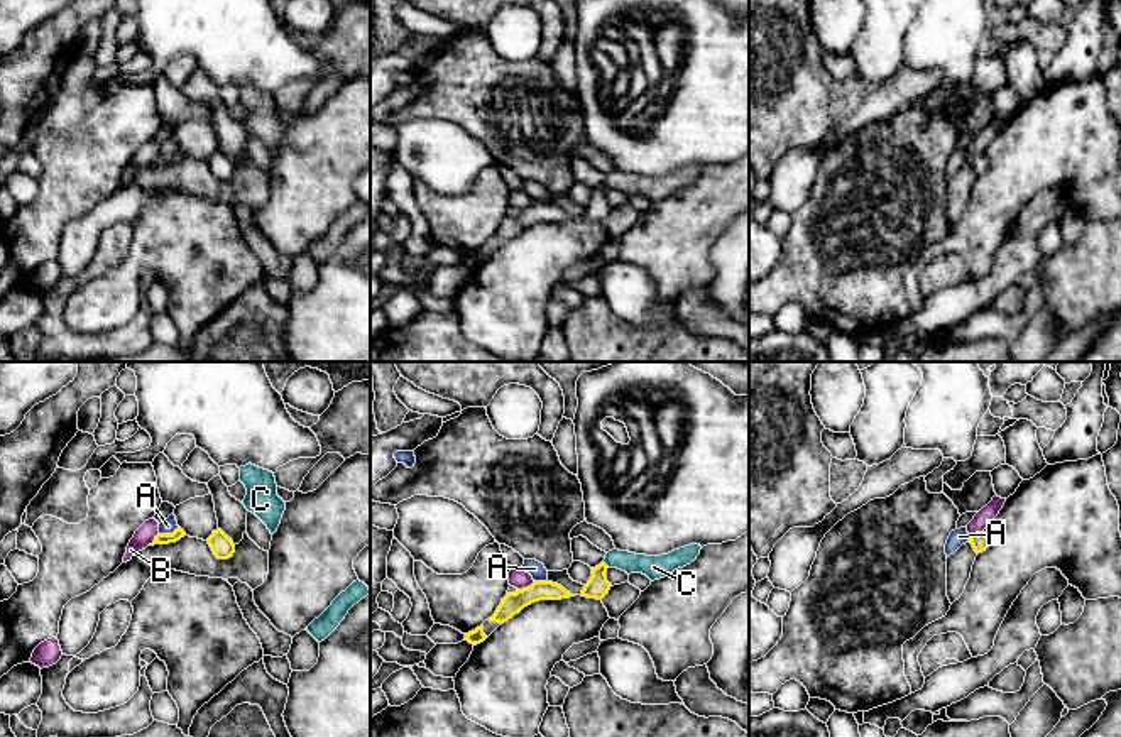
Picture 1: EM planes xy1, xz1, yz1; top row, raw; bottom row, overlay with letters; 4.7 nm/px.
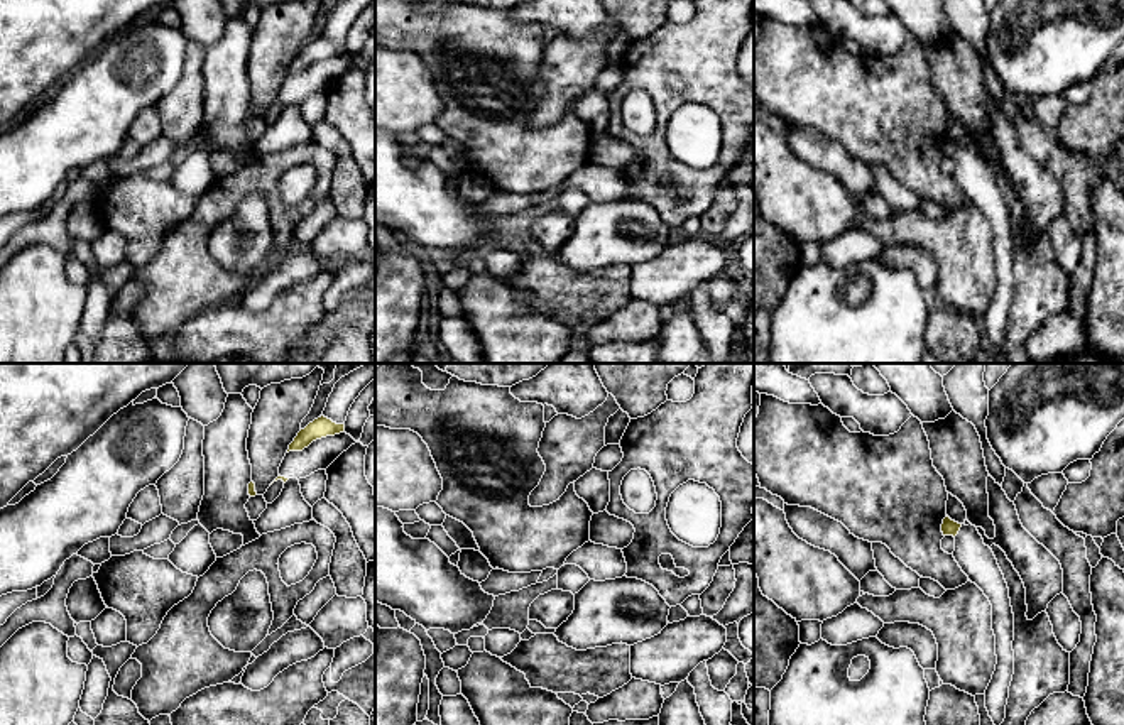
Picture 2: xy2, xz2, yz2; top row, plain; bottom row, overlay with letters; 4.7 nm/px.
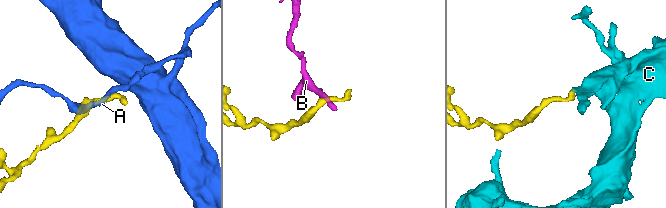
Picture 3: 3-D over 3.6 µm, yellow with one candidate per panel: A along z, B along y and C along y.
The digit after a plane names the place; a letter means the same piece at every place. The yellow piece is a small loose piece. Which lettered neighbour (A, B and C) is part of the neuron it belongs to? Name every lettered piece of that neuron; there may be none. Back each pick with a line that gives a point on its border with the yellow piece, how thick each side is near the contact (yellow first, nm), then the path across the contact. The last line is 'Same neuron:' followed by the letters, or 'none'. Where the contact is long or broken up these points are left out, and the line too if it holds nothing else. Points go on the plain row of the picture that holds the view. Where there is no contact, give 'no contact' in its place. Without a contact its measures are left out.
Same neuron: none

